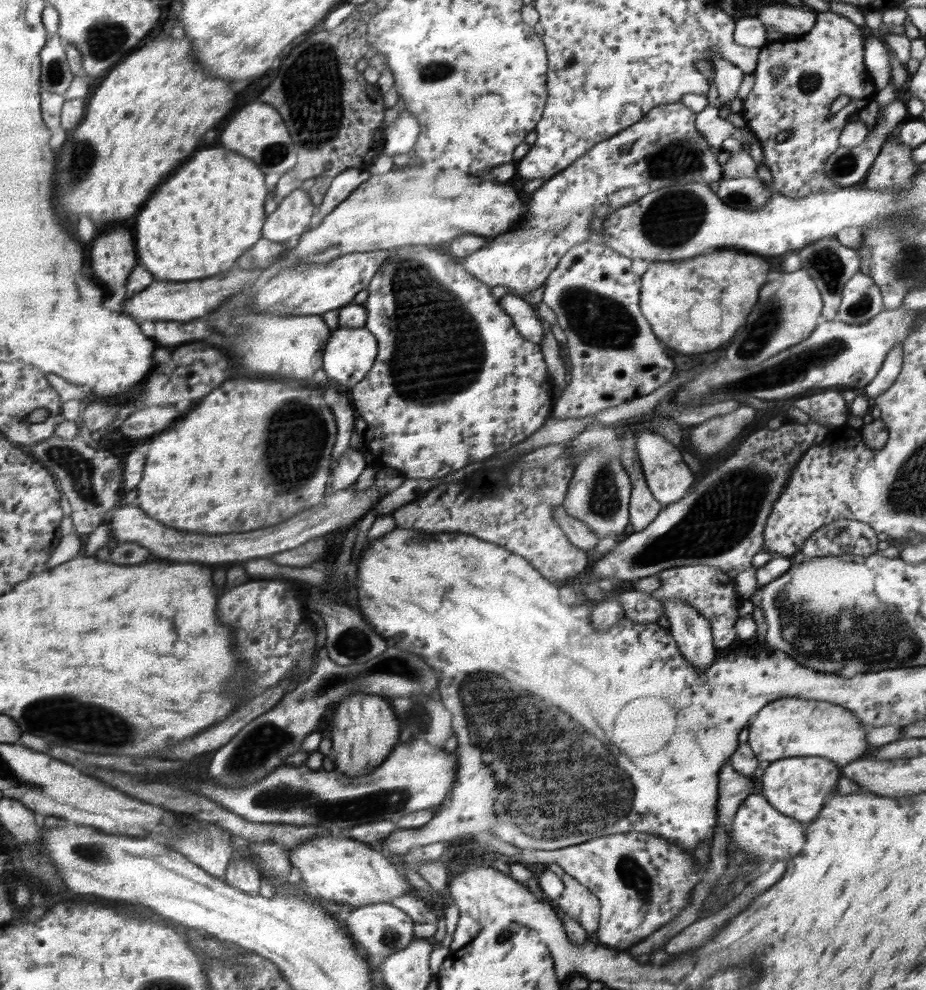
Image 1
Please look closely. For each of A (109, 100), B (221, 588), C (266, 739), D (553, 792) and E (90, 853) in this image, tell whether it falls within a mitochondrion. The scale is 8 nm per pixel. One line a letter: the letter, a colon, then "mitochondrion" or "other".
A: other
B: other
C: mitochondrion
D: mitochondrion
E: mitochondrion

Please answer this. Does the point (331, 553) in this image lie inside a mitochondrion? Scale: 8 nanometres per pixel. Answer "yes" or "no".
no

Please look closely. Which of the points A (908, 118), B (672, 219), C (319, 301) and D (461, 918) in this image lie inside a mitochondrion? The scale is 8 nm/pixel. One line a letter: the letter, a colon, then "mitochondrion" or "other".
A: other
B: mitochondrion
C: other
D: other

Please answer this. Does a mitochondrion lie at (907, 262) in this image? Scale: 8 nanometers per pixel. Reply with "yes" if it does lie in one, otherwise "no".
yes

